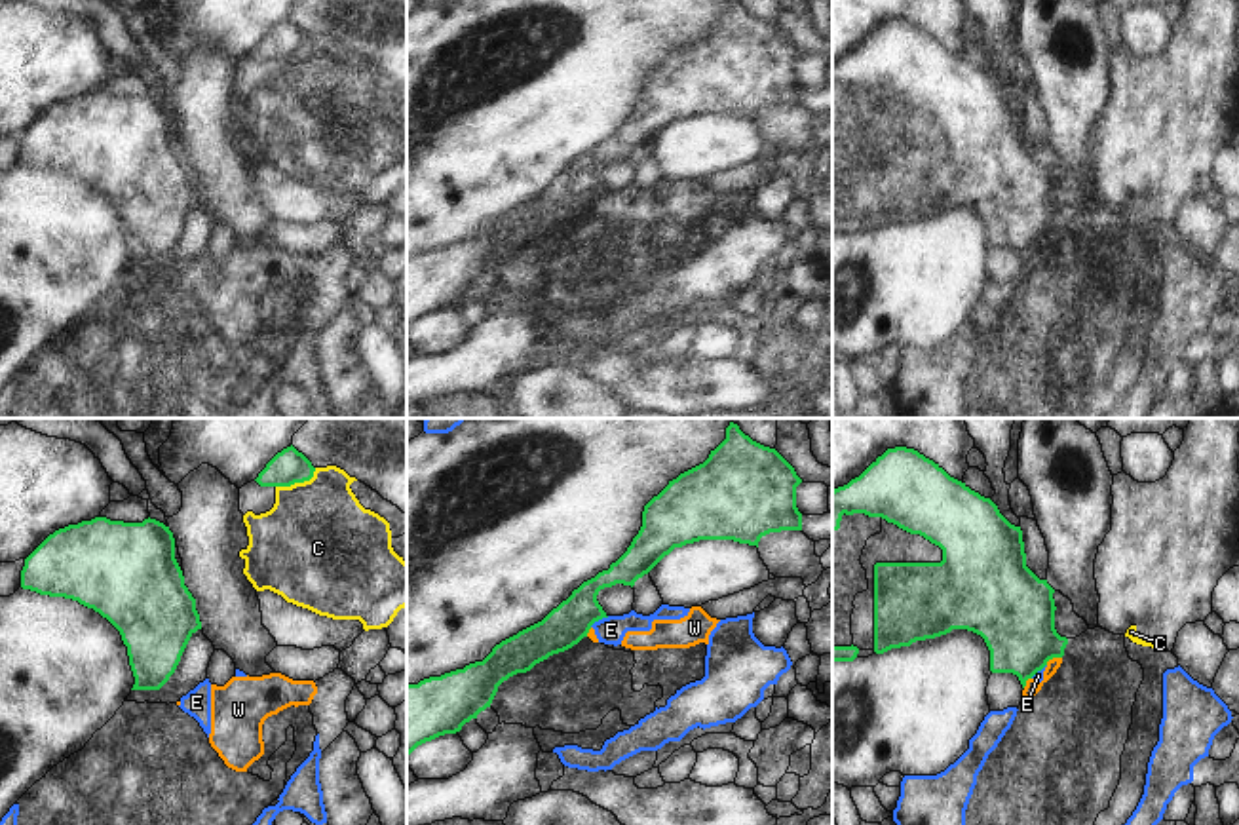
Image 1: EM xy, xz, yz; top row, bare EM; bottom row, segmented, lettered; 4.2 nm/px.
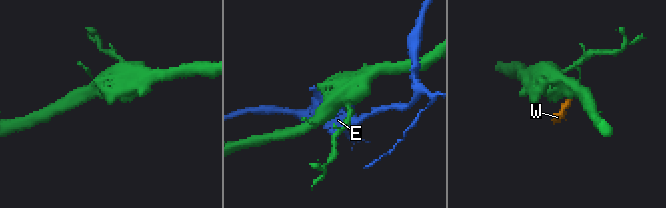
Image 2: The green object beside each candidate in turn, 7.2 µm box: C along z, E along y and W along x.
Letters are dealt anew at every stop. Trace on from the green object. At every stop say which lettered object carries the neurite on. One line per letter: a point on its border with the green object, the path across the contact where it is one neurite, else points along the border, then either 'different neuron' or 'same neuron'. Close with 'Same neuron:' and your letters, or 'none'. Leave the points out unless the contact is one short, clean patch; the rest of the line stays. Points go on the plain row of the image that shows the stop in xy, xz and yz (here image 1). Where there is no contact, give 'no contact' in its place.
C: xy (297, 56) | different neuron
E: xz (599, 192) | along xz (609, 191), (590, 200) | different neuron
W: yz (1053, 230) | along yz (1061, 230), (1053, 230), (1046, 238) | different neuron
Same neuron: none

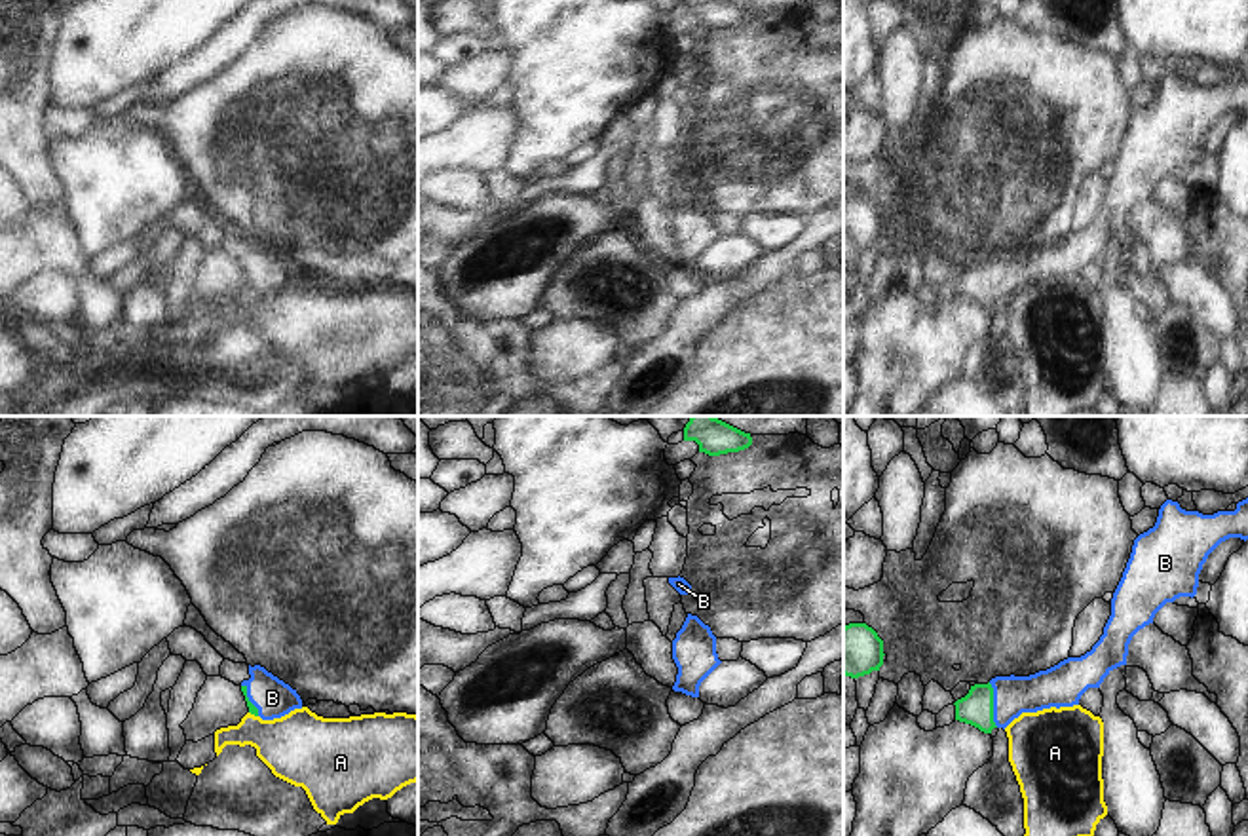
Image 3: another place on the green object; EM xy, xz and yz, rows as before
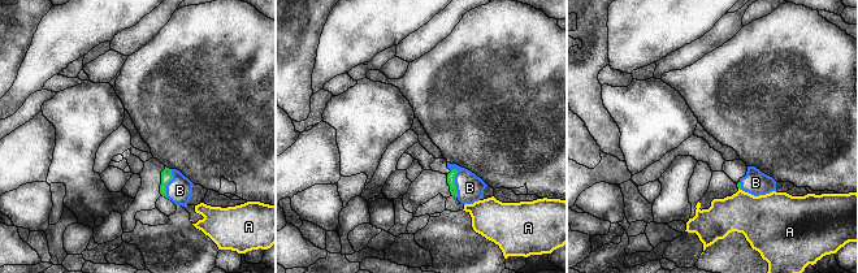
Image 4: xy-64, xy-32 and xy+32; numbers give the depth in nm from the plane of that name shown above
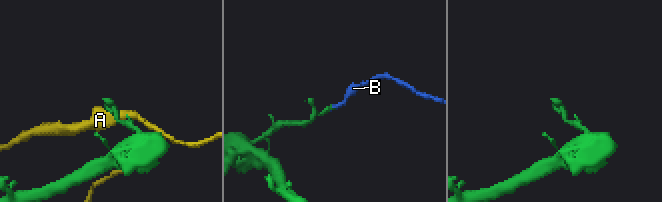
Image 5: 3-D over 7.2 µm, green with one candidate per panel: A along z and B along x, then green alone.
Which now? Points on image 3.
A: xy (253, 287) | along xy (249, 285), (257, 291) | different neuron
B: yz (992, 280) | across yz (977, 282), (992, 280), (1013, 270) | same neuron
Same neuron: B

